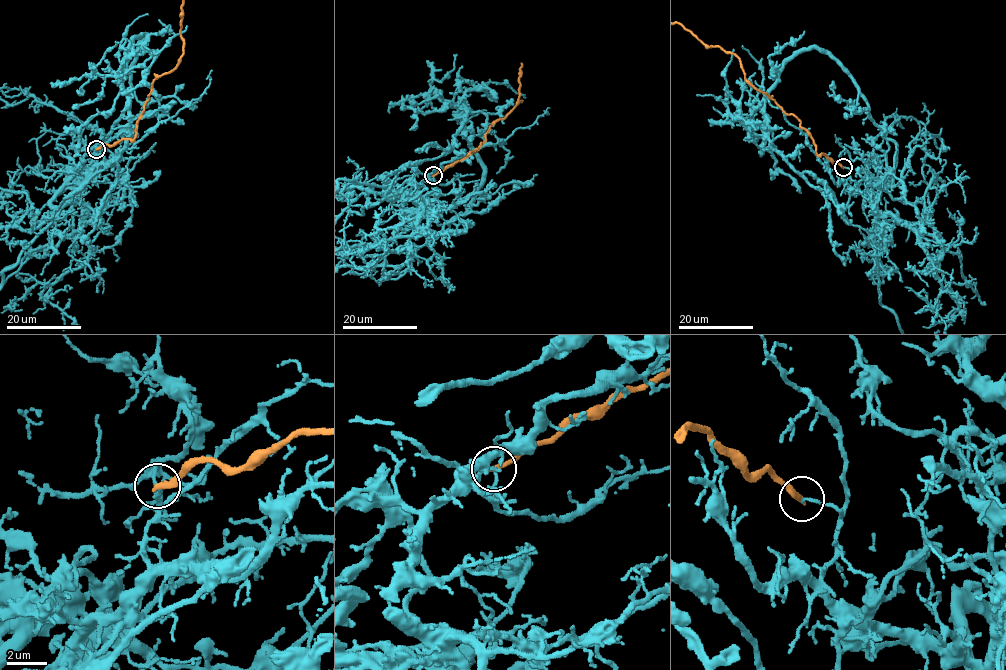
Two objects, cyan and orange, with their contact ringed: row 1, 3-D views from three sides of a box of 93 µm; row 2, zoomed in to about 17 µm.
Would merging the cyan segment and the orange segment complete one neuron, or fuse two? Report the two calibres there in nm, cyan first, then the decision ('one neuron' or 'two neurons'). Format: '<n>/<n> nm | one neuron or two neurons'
140/260 nm | two neurons

